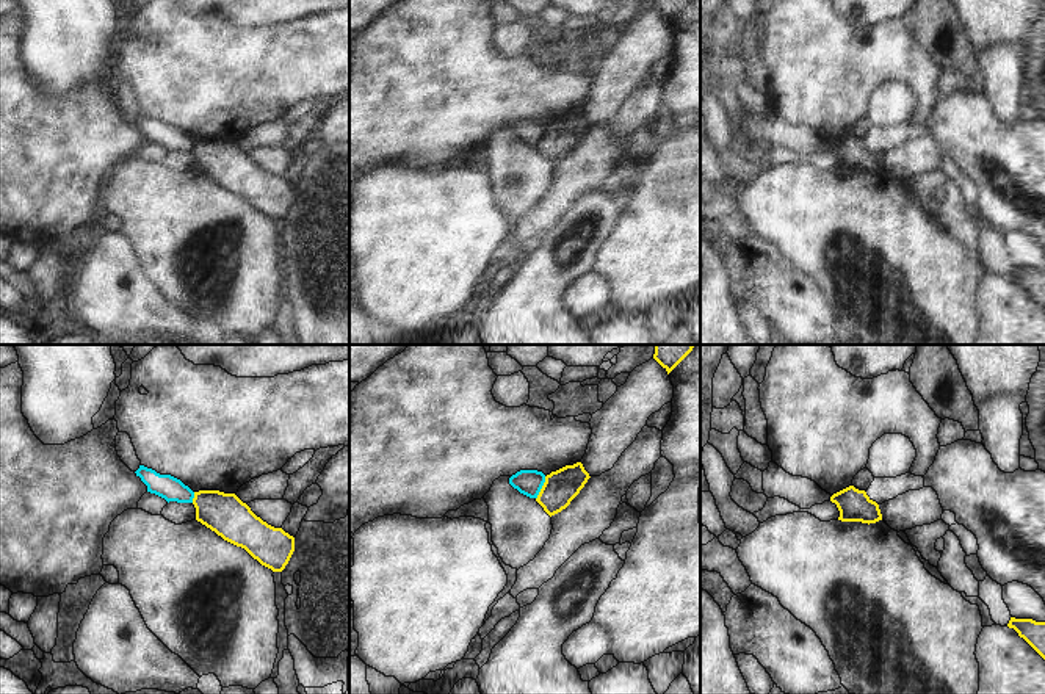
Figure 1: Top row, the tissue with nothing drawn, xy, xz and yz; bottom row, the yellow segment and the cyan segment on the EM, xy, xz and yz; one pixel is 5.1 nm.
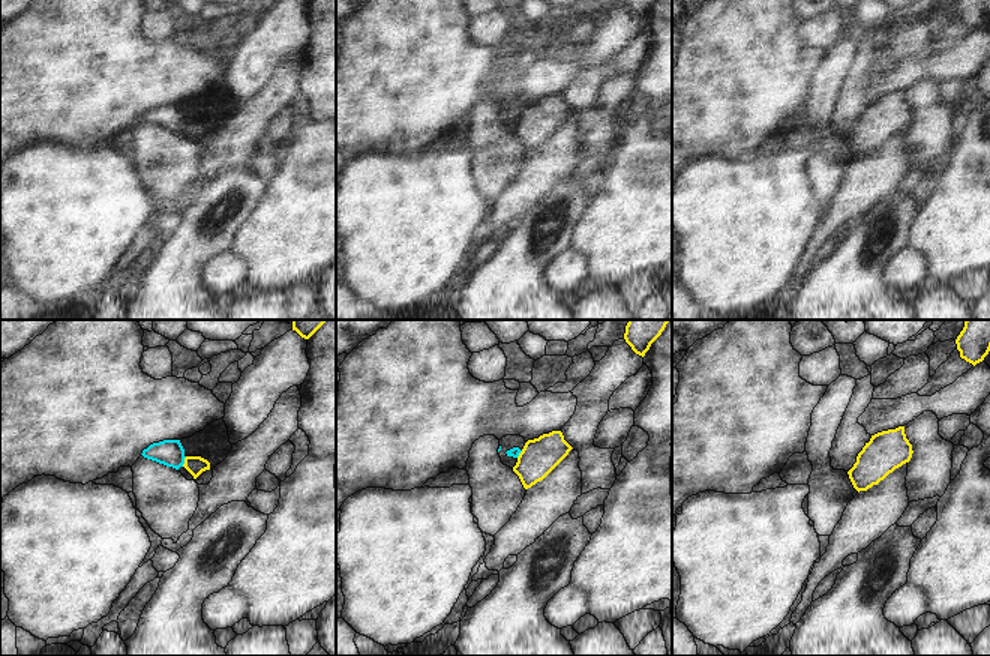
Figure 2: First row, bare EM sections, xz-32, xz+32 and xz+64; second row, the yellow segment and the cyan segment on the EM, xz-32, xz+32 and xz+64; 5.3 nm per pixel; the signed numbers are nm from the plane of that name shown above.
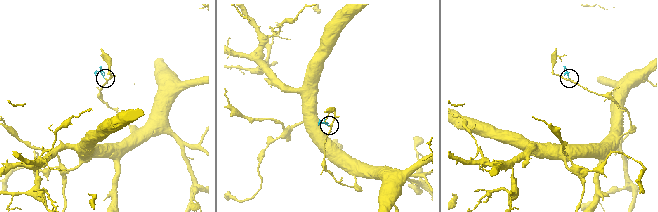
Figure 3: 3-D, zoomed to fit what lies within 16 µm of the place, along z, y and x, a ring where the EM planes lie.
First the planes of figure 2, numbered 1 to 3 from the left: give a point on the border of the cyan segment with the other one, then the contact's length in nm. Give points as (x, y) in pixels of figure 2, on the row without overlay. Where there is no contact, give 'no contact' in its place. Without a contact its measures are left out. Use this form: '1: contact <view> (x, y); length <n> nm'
1: contact xz-32 (185, 125); length 60 nm
2: contact xz+32 (519, 117); length 50 nm
3: no contact

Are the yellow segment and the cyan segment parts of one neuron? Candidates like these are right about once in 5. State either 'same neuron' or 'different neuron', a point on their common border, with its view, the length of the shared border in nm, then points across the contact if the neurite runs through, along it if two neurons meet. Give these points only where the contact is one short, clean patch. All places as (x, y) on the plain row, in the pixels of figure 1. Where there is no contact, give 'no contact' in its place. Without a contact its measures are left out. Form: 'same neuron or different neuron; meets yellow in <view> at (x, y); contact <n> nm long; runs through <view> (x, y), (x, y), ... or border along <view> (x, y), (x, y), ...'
different neuron; meets yellow in xz at (542, 137); contact 130 nm long; border along xz (546, 126), (536, 148)

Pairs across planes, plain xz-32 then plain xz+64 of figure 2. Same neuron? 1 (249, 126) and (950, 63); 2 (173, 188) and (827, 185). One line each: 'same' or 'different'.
1: different
2: same

